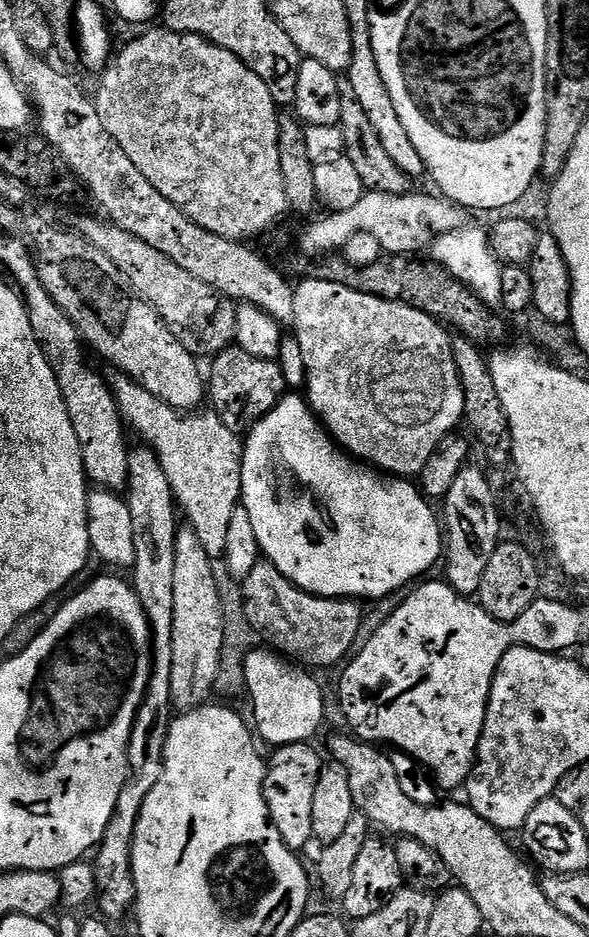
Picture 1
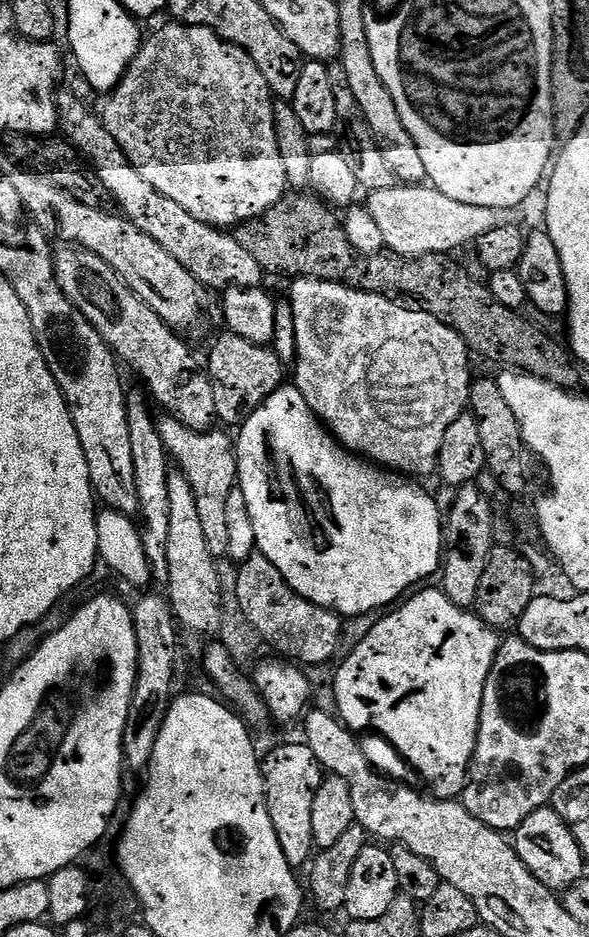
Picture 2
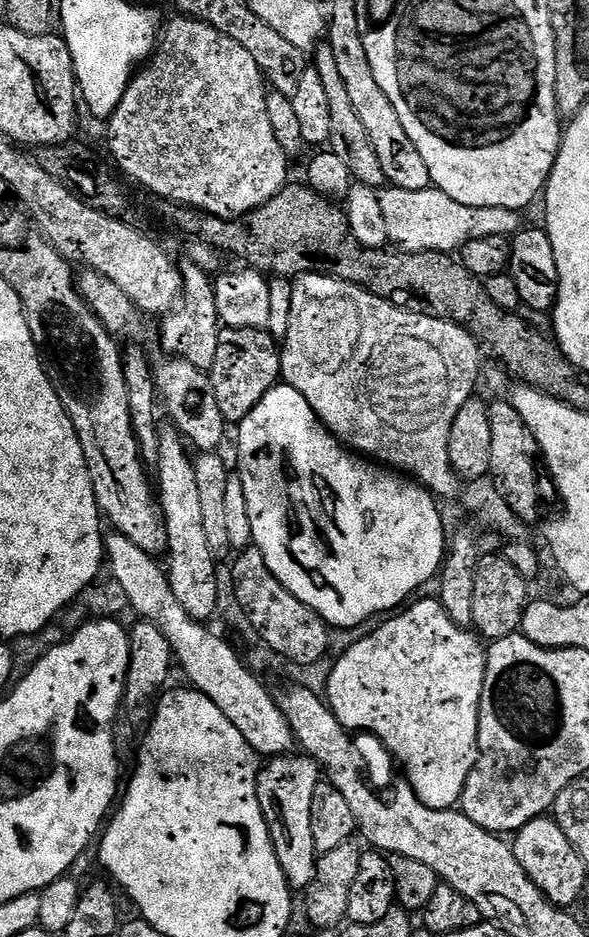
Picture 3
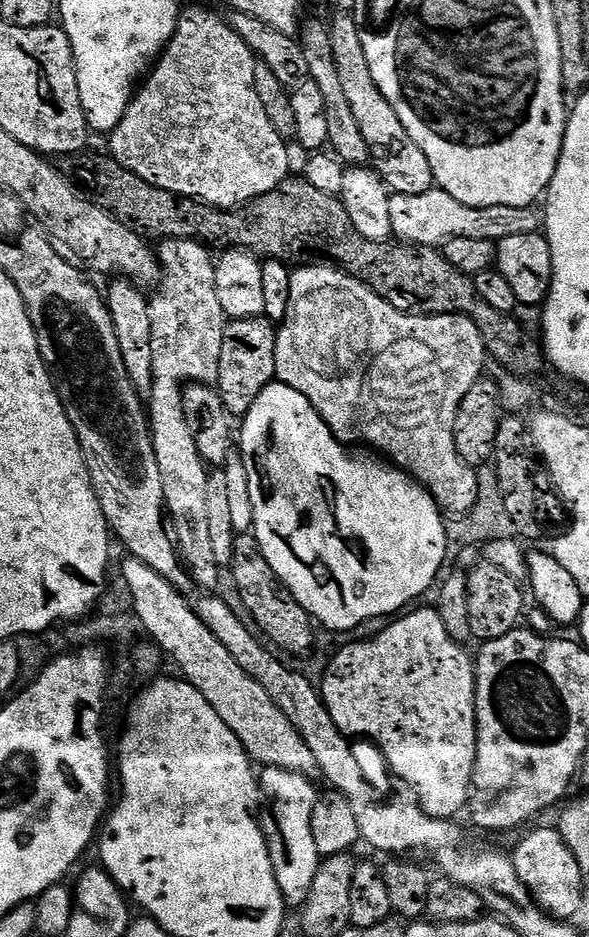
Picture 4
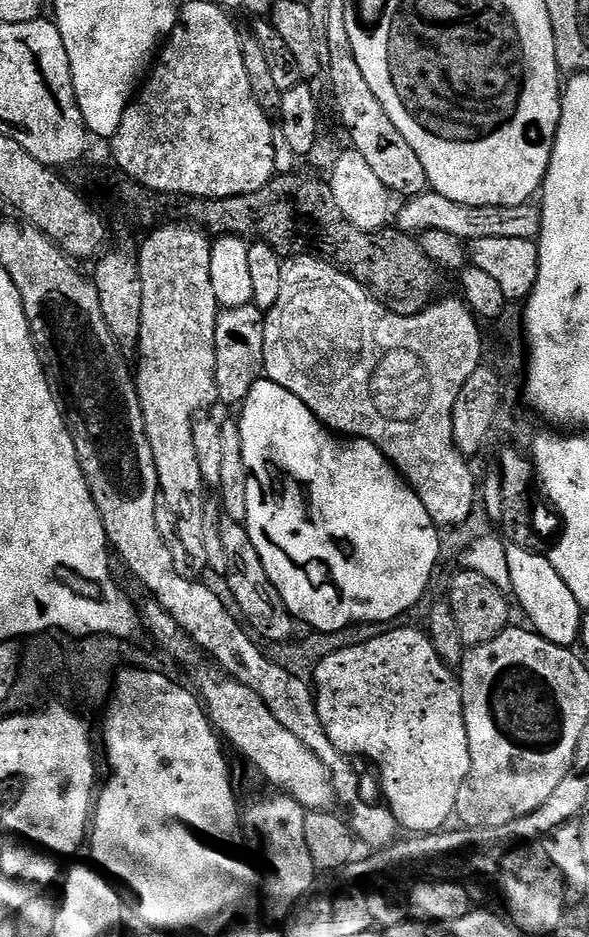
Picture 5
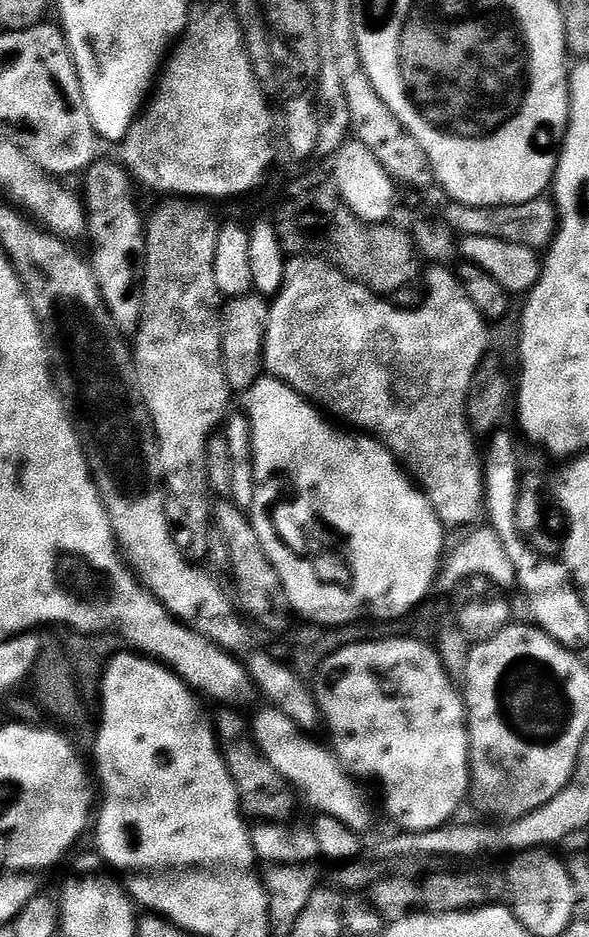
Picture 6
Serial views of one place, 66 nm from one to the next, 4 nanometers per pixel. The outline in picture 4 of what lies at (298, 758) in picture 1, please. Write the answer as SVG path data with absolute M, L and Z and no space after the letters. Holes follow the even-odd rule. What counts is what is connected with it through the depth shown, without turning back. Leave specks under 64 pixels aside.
M265 767L258 776L258 819L264 841L270 854L270 862L274 866L274 878L278 878L278 890L282 890L282 898L289 909L303 909L306 898L310 894L310 885L314 882L314 874L318 874L318 866L322 857L318 854L318 845L314 842L314 830L310 830L310 818L314 814L314 802L318 789L311 784L309 777L303 772L292 772L288 768Z

